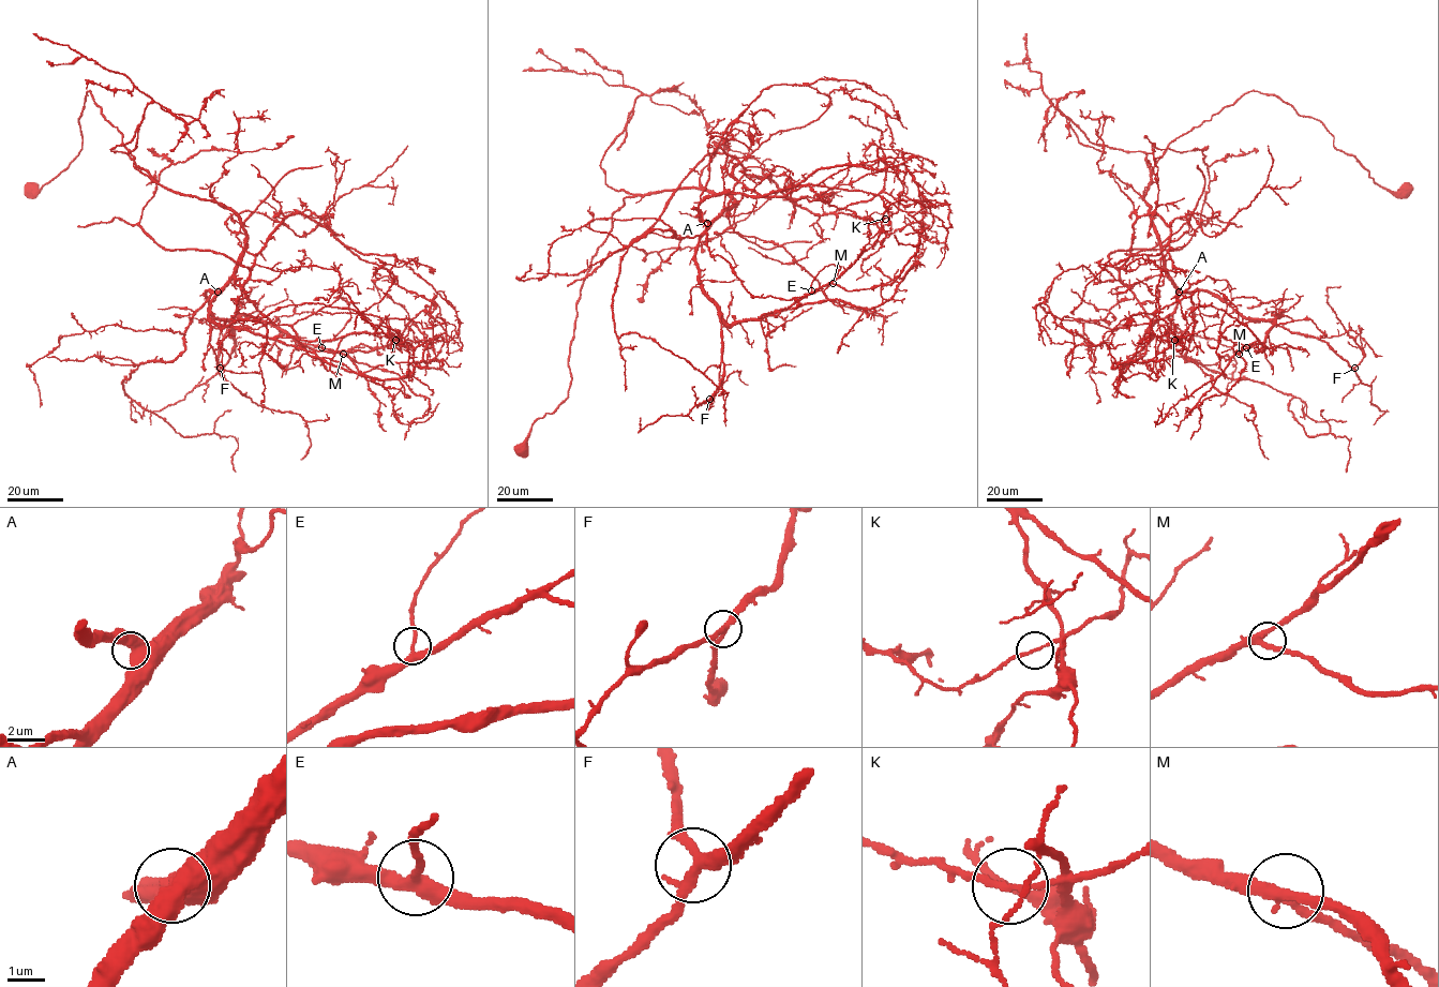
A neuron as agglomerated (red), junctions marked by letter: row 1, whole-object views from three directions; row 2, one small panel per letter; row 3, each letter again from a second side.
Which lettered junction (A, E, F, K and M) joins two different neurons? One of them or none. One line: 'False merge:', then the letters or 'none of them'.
False merge: K

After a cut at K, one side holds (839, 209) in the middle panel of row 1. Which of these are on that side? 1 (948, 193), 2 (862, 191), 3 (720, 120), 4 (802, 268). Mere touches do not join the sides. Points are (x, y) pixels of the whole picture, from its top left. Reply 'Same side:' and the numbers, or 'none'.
Same side: none

